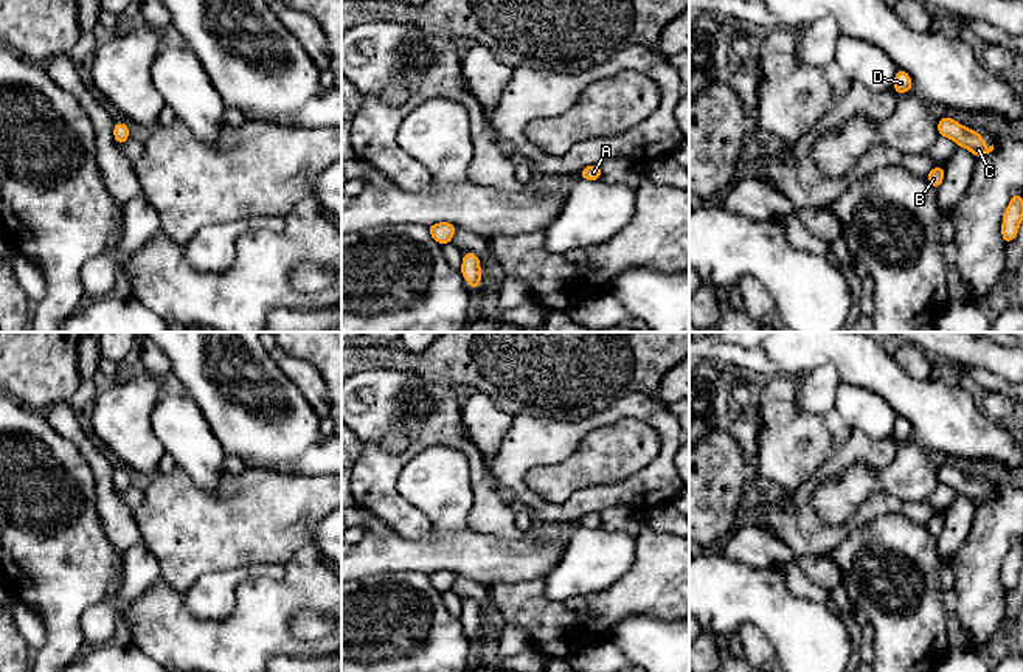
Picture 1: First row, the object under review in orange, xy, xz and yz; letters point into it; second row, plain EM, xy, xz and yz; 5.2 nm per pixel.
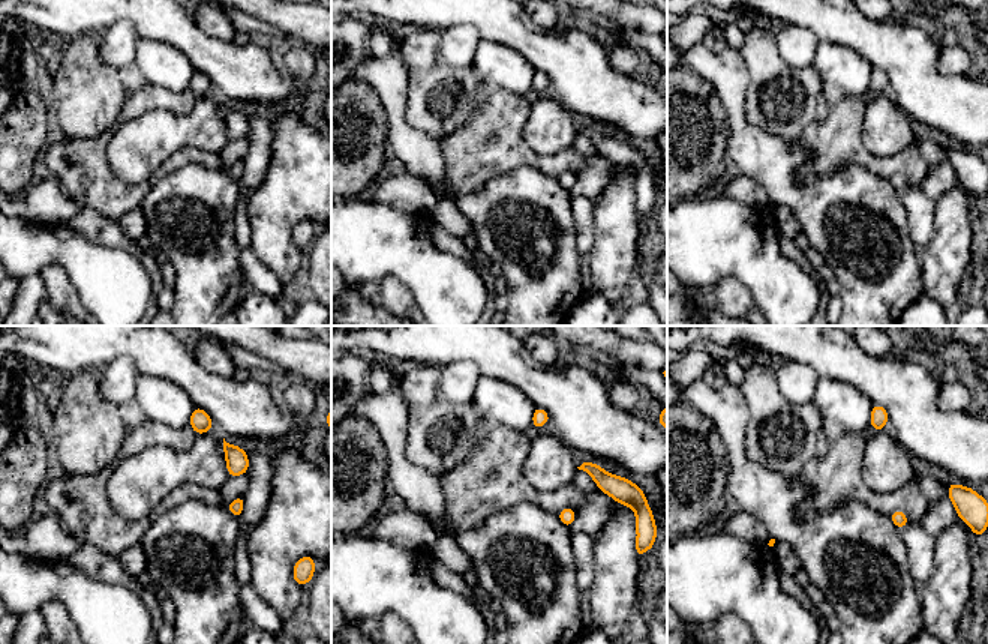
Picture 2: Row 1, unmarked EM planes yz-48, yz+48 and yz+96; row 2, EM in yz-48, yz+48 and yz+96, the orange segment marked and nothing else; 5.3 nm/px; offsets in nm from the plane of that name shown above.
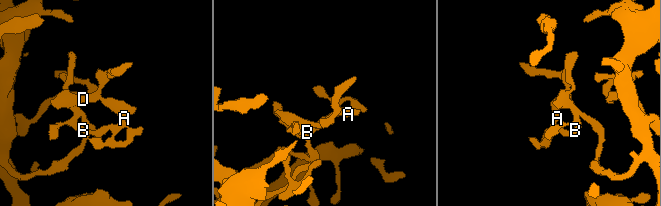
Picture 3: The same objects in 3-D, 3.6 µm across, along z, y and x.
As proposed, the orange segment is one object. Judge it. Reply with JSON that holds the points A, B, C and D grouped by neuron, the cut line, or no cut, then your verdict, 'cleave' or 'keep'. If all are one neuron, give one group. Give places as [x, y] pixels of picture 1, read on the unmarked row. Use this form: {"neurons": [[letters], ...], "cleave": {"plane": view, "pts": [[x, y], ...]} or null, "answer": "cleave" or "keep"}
{"neurons": [["A", "B", "C", "D"]], "cleave": null, "answer": "keep"}

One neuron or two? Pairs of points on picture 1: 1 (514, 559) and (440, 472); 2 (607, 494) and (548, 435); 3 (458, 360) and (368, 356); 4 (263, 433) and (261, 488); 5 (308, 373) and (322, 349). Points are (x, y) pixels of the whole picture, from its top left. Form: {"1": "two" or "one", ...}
{"1": "one", "2": "one", "3": "one", "4": "two", "5": "two"}

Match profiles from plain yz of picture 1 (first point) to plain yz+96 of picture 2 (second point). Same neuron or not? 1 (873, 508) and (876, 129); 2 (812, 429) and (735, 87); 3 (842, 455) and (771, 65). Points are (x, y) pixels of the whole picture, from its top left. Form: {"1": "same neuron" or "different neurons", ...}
{"1": "different neurons", "2": "different neurons", "3": "different neurons"}

